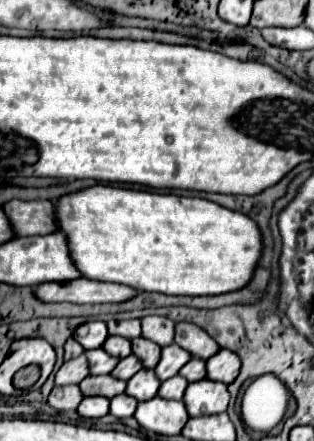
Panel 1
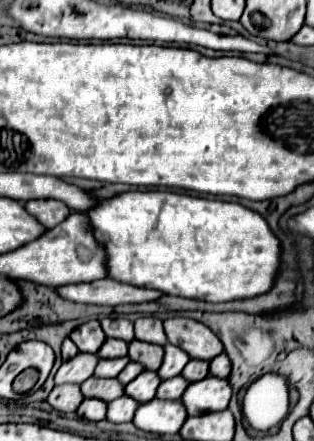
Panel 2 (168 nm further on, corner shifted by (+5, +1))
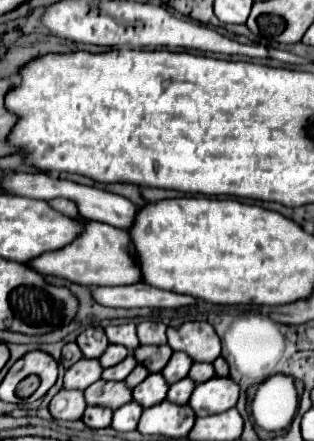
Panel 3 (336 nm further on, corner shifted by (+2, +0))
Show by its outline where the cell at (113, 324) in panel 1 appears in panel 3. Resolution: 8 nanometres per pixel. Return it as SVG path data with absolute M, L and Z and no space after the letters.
M132 322L130 324L120 324L120 326L108 326L106 336L112 344L122 344L130 352L134 352L140 346L138 336L136 336L136 324L132 324Z

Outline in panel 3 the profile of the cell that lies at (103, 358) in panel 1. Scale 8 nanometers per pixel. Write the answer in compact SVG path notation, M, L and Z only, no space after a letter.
M128 354L120 364L106 368L106 370L102 372L102 378L104 378L104 380L124 380L124 378L132 372L132 368L134 368L136 364L138 364L136 358L134 358L132 354Z

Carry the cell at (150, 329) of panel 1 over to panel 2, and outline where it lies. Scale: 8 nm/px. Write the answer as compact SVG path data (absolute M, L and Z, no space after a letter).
M139 317L135 321L135 339L155 345L165 345L167 335L163 331L163 323L157 317Z

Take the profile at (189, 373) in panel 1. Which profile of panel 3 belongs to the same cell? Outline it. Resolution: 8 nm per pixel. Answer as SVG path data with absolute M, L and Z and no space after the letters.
M194 364L192 368L190 368L190 374L188 374L194 382L206 382L206 380L210 380L212 376L214 376L214 366L212 364Z

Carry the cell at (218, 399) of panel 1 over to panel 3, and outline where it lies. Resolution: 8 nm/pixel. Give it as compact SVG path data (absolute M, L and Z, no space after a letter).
M214 376L208 382L196 384L188 404L192 406L196 416L220 414L220 412L234 408L236 400L238 400L238 392L240 392L240 388L234 380Z

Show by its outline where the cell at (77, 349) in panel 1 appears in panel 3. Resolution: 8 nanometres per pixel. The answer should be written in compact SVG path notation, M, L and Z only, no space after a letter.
M70 342L70 344L66 344L62 348L62 364L64 364L64 368L70 368L80 358L82 358L82 352L80 352L80 348L78 348L76 342Z

